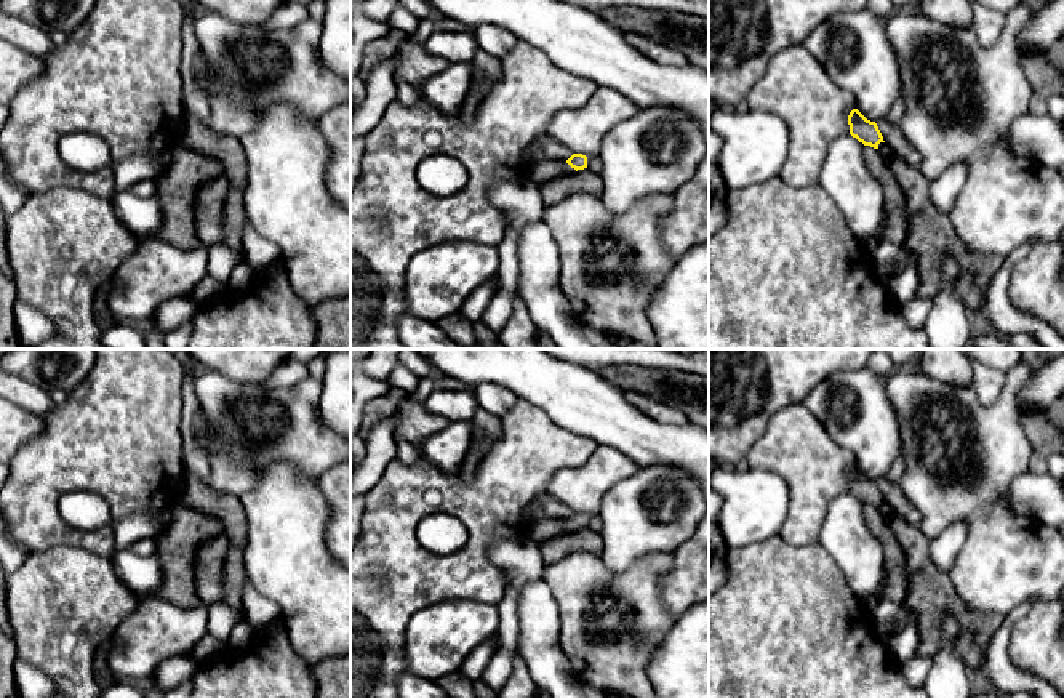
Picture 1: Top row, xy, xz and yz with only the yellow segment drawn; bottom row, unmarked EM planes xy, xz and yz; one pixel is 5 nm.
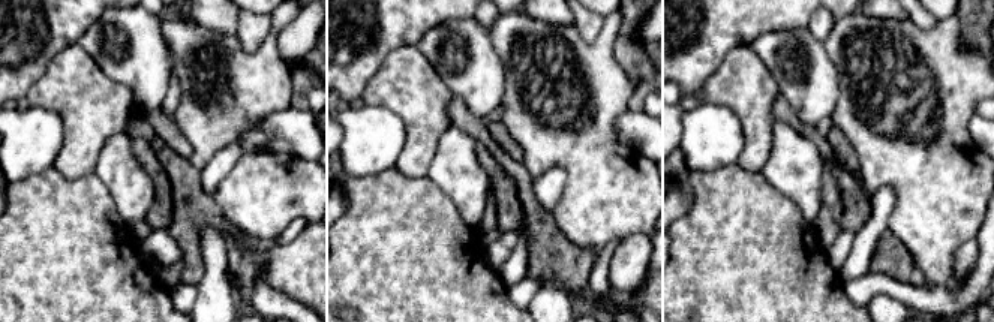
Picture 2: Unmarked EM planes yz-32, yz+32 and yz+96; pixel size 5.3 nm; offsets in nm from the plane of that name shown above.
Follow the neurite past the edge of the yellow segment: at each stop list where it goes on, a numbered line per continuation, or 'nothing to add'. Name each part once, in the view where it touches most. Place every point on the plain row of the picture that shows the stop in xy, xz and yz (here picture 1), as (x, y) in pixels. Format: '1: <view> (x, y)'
1: xz (544, 530)

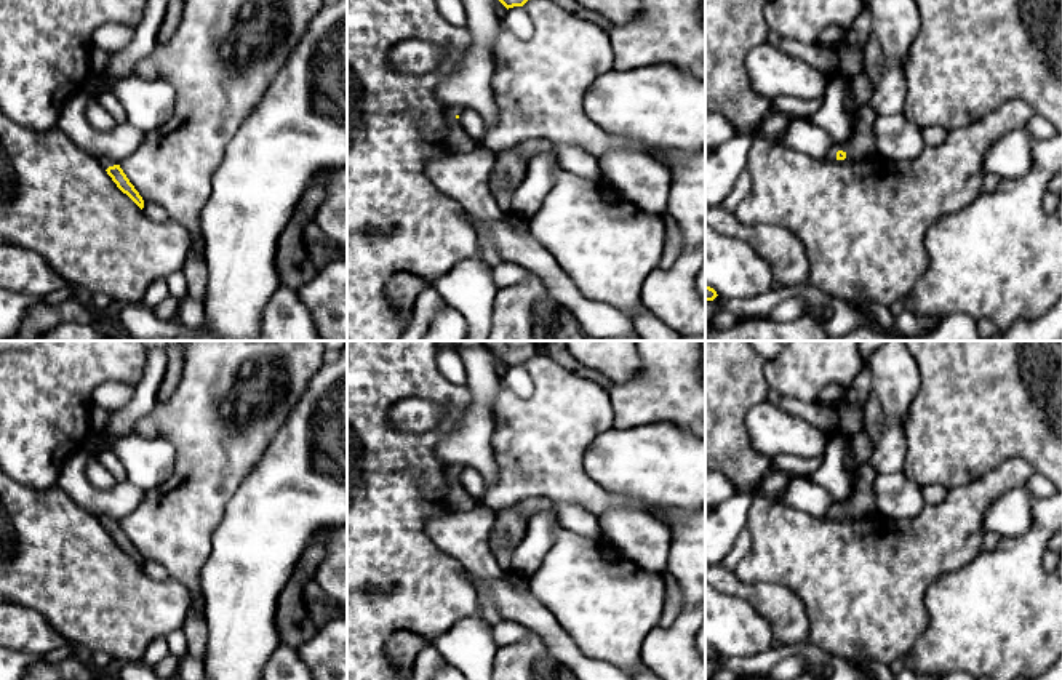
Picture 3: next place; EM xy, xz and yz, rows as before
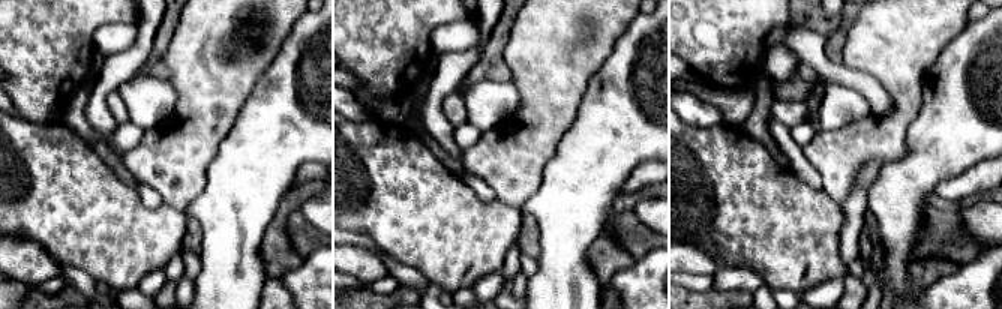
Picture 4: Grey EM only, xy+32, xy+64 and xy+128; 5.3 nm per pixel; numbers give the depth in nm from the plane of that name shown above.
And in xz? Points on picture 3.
1: xz (456, 498)

